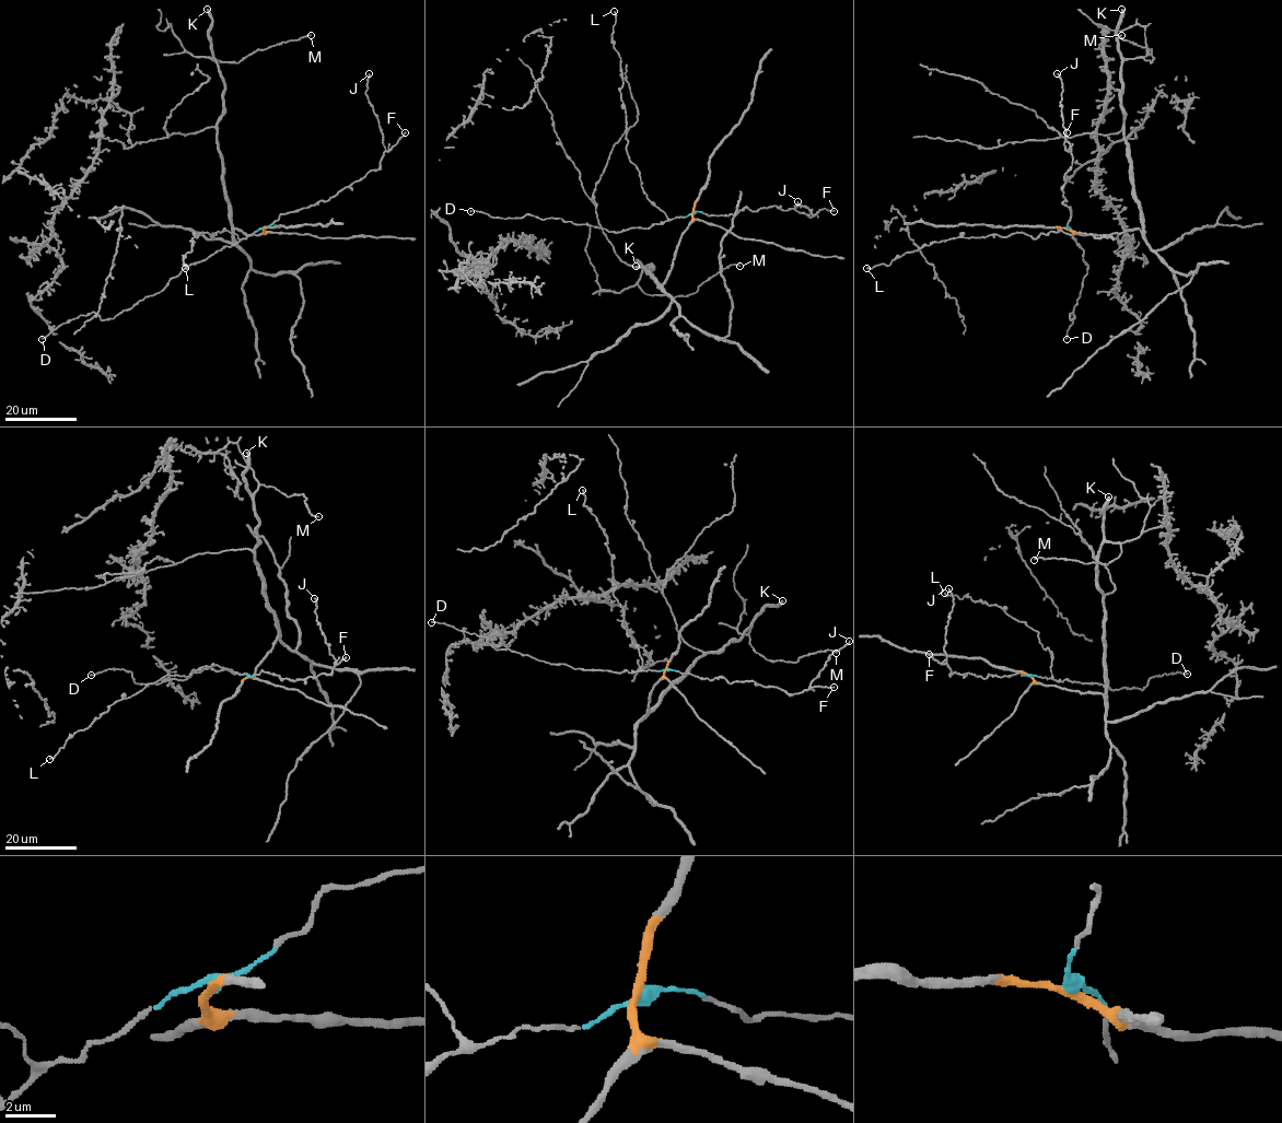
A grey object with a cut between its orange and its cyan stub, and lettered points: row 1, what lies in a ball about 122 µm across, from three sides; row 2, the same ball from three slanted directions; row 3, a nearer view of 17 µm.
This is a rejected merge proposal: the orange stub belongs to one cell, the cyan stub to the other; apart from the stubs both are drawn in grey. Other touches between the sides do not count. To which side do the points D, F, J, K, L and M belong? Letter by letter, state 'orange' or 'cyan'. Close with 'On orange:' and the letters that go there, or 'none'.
D: cyan
F: cyan
J: cyan
K: orange
L: cyan
M: orange
On orange: K, M

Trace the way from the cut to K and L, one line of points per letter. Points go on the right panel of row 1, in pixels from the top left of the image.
K: (1067, 229), (1083, 234), (1141, 229), (1121, 108), (1121, 58), (1116, 35), (1121, 9)
L: (1067, 229), (1075, 238), (1060, 231), (1041, 233), (1036, 238), (1015, 233), (948, 238), (867, 269)

